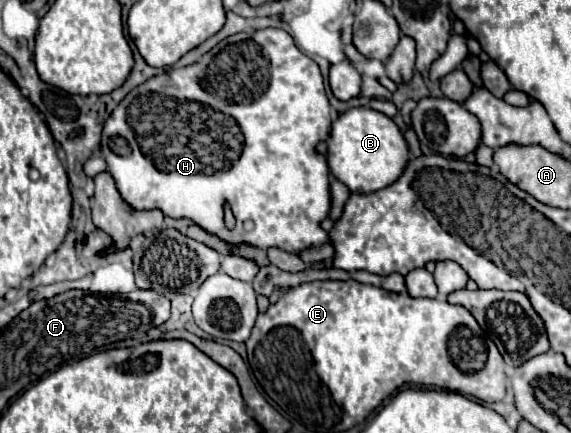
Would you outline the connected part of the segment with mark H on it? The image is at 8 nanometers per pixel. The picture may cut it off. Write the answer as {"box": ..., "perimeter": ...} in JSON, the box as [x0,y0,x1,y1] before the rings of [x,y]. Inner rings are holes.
{"box":[101,29,331,255],"perimeter":[[[261,29],[261,31],[255,31],[255,33],[243,33],[243,35],[239,33],[235,37],[239,37],[239,39],[225,41],[225,45],[213,47],[203,57],[201,63],[191,65],[191,71],[173,69],[171,73],[163,73],[163,75],[155,77],[157,87],[135,87],[115,107],[115,111],[105,121],[105,127],[103,127],[101,153],[107,161],[109,173],[115,179],[117,191],[121,193],[123,201],[127,205],[131,205],[131,209],[135,209],[135,211],[159,209],[167,217],[189,219],[195,225],[199,225],[201,229],[205,229],[207,233],[223,239],[229,245],[249,243],[249,245],[259,247],[259,249],[277,247],[277,249],[283,249],[287,253],[297,253],[299,255],[301,251],[305,251],[309,247],[319,247],[319,245],[331,243],[331,239],[327,239],[327,231],[321,227],[321,221],[325,217],[329,217],[329,211],[331,211],[331,173],[329,173],[329,165],[327,165],[325,155],[317,153],[317,149],[315,149],[317,143],[327,139],[329,131],[331,131],[331,105],[329,105],[329,99],[327,99],[325,89],[323,89],[323,77],[321,77],[319,65],[313,59],[309,59],[307,55],[303,55],[295,47],[293,37],[283,29]],[[225,203],[229,203],[229,207],[231,207],[231,211],[237,219],[237,227],[233,231],[229,231],[223,223],[223,205]]]}

